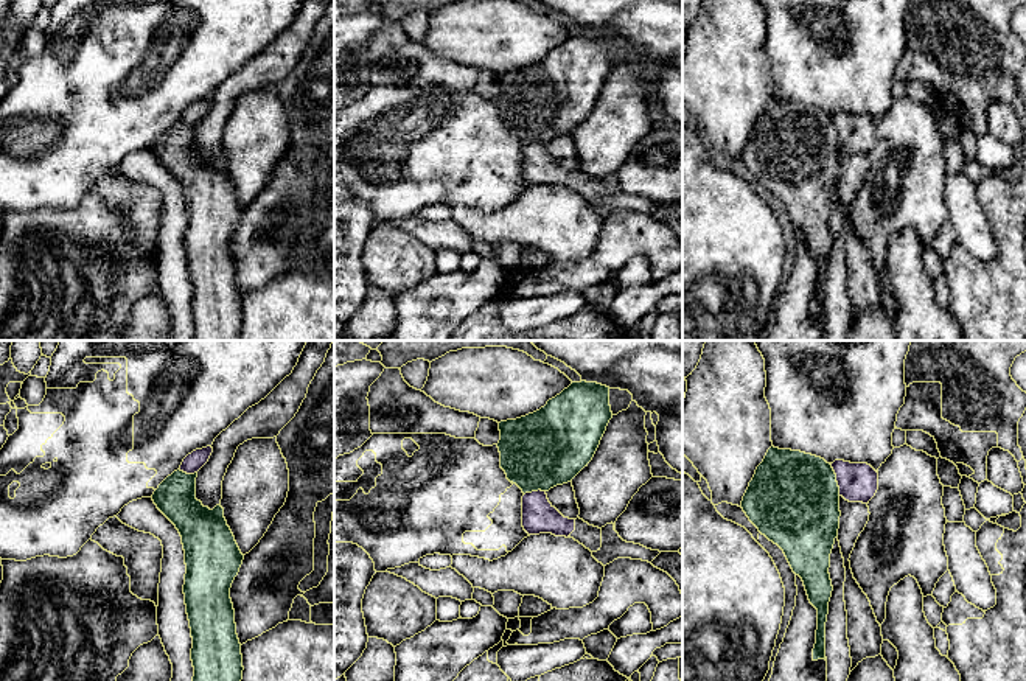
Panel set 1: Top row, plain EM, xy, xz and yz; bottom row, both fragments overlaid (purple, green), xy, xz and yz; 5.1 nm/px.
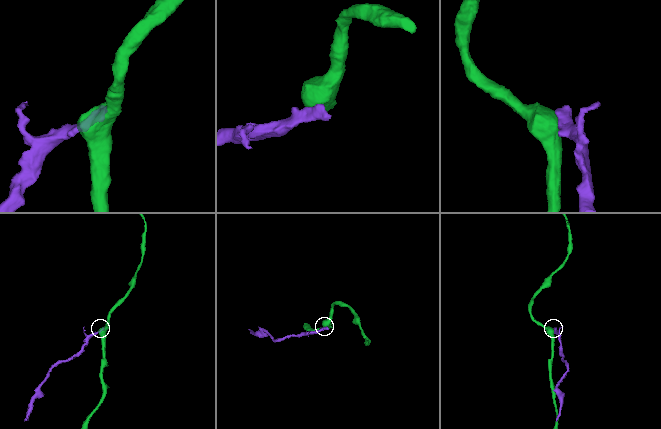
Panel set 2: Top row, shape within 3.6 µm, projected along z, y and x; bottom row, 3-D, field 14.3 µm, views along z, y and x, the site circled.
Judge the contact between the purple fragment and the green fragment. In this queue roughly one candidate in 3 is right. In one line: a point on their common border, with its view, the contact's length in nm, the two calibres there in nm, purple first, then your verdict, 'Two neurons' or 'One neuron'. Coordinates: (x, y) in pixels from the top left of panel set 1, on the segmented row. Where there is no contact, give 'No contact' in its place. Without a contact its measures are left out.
Touches purple at yz (837, 479). Shared border 180 nm. Thickness 200 nm (purple) against 480 nm. Two neurons

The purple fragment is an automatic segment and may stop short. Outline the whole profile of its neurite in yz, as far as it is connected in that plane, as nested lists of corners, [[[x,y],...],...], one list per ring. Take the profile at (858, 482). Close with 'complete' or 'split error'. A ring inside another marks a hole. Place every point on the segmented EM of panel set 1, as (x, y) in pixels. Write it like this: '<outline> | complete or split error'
[[[835,460],[830,465],[836,474],[839,496],[849,502],[869,504],[878,490],[878,473],[867,463]]] | complete

